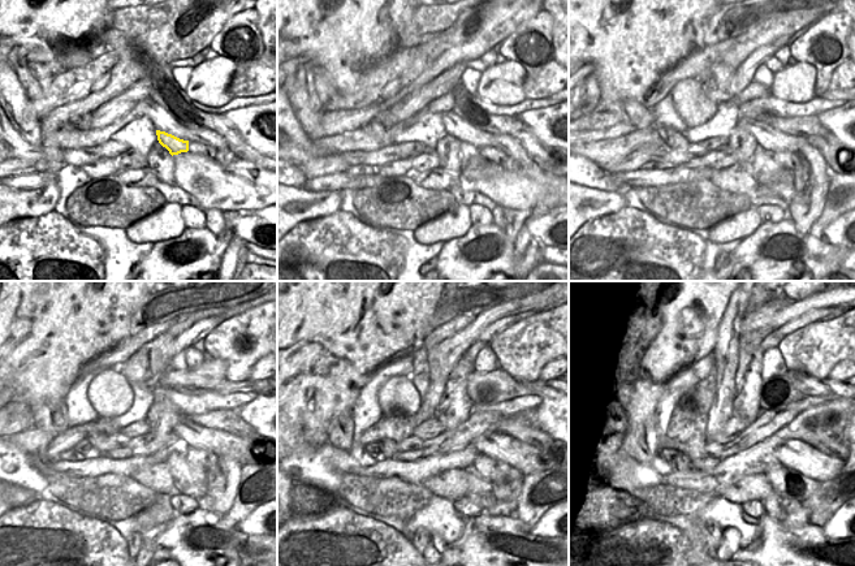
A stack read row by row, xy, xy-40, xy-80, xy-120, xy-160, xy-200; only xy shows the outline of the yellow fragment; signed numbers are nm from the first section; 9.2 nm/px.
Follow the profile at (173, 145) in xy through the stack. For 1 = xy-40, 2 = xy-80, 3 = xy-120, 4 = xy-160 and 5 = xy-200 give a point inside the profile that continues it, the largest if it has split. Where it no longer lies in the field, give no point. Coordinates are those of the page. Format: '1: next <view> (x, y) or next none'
1: next xy-40 (467, 151)
2: next xy-80 (764, 169)
3: next xy-120 (190, 480)
4: next xy-160 (478, 485)
5: next xy-200 (772, 504)

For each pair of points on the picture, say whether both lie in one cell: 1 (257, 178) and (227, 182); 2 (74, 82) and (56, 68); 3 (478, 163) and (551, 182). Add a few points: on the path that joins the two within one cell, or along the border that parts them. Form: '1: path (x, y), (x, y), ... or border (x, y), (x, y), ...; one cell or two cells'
1: path (249, 182), (234, 182); one cell
2: border (65, 70), (54, 77); two cells
3: path (496, 181), (532, 182); one cell

